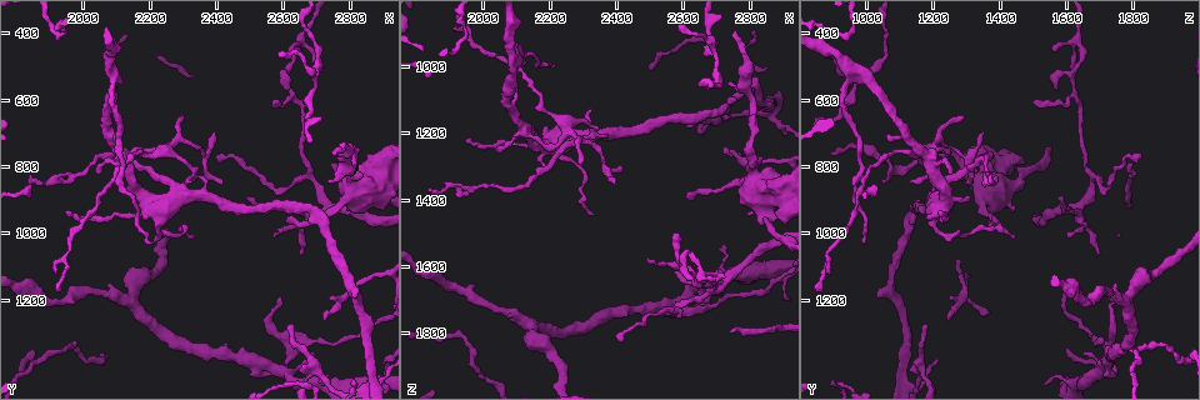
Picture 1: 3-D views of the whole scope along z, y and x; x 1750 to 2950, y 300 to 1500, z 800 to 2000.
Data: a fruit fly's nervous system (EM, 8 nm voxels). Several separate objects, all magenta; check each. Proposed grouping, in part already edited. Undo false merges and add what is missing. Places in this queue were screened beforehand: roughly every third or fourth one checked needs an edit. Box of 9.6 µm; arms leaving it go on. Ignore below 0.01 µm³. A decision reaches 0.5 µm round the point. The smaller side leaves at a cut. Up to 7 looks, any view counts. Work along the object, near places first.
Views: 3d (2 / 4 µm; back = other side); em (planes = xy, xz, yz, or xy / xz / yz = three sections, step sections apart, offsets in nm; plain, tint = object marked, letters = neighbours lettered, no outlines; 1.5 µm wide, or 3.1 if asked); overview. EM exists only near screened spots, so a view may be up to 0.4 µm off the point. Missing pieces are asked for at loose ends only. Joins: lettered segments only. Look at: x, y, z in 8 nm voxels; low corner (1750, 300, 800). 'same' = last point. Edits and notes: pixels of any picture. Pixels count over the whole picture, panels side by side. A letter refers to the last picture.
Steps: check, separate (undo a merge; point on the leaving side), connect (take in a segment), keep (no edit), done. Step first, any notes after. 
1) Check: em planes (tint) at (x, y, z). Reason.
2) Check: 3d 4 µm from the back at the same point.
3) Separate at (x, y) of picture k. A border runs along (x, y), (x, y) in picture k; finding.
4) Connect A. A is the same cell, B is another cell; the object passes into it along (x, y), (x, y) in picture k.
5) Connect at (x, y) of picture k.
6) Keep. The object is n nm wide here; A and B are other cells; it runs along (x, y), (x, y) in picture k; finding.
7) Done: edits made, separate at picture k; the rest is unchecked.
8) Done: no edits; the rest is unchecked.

Check: 3d 4 µm at (2580, 1190, 1760). An open end.

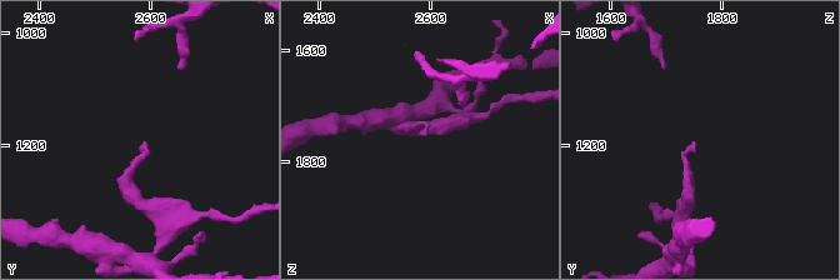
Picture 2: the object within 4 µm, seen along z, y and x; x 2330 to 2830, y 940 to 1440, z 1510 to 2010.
Check: em planes (letters) at (2590, 1190, 1755).

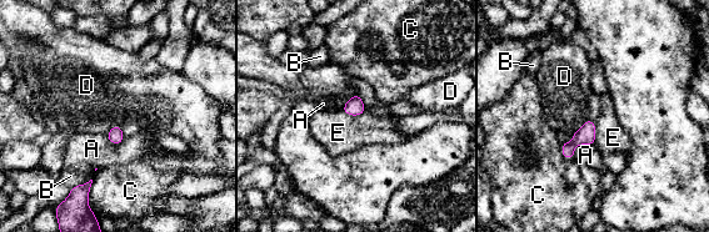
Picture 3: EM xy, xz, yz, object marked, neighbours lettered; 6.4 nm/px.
Keep. A, B, C, D and E are other cells; none of them fits.

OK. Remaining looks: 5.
Check: 3d 2 µm at (2580, 870, 1710). Sharp bend.

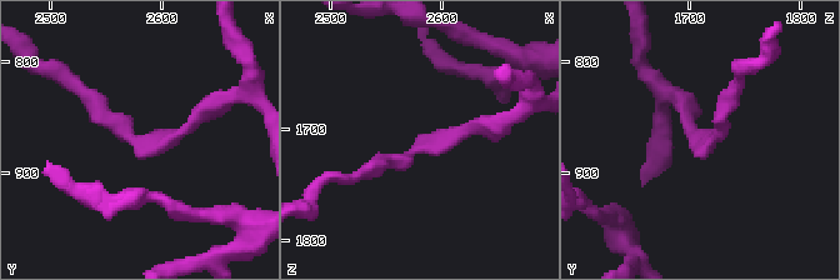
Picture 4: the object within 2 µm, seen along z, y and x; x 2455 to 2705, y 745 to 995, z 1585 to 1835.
Check: em planes (letters) at (2588, 874, 1714).

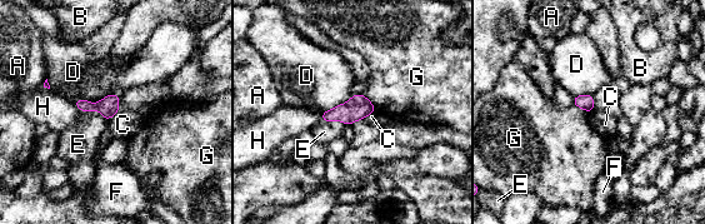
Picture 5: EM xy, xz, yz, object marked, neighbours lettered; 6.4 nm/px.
Keep. The object is 130 nm wide here; A, B, C, D, E, F, G and H are other cells; a border runs along (353, 94), (348, 100), (323, 113) in picture 5; all the same neuron.

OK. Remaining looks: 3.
Check: 3d 4 µm at (2290, 660, 1290). Tapers out.

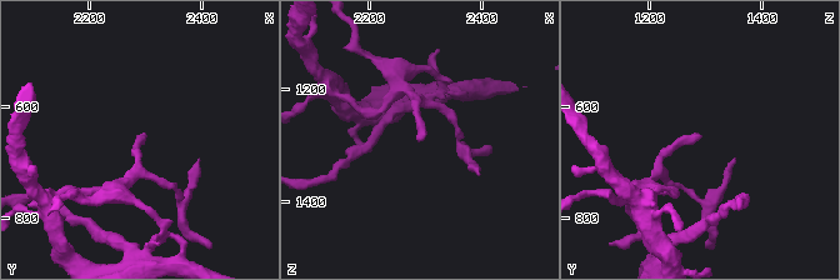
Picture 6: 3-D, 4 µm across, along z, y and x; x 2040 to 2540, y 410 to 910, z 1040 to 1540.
Check: em xy step 8 (tint) at (2290, 655, 1290).

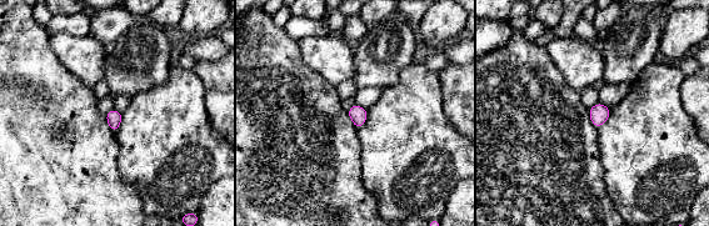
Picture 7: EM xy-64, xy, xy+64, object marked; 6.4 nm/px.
Check: em planes (letters) at the same point.

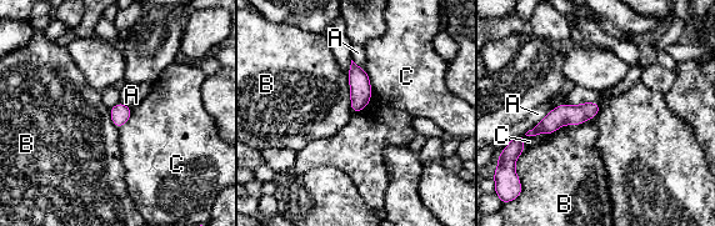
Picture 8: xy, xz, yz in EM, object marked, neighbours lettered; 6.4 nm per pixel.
Keep. A, B and C are other cells; it runs along (595, 106), (563, 114), (531, 132) in picture 8; no lettered segment goes on from it.

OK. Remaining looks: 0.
Done: no edits; the rest is unchecked.

